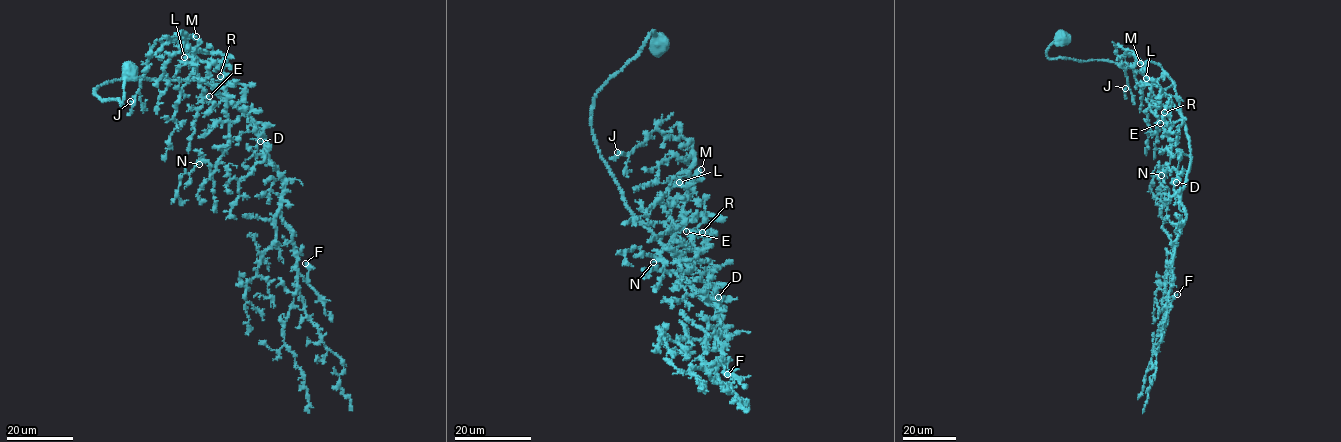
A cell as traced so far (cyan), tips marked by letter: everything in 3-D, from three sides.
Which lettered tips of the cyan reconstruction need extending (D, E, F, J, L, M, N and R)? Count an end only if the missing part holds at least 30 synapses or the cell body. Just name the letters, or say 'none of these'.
none of these

